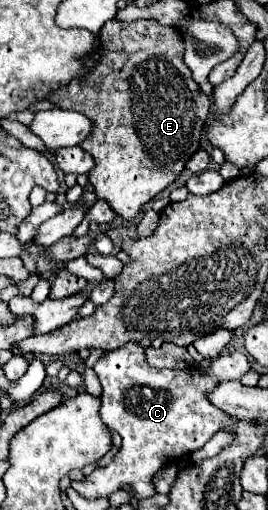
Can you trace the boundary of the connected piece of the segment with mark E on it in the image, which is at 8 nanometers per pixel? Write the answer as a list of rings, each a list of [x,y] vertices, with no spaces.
[[[112,19],[102,29],[98,51],[100,59],[84,79],[72,79],[66,87],[48,93],[46,99],[56,107],[78,111],[92,121],[92,133],[84,139],[84,143],[80,143],[80,147],[94,157],[88,181],[98,199],[104,199],[114,213],[132,221],[144,203],[176,181],[186,161],[198,151],[200,135],[208,119],[210,97],[200,91],[190,69],[184,65],[184,41],[174,27],[164,27],[154,19],[140,19],[132,23]]]

